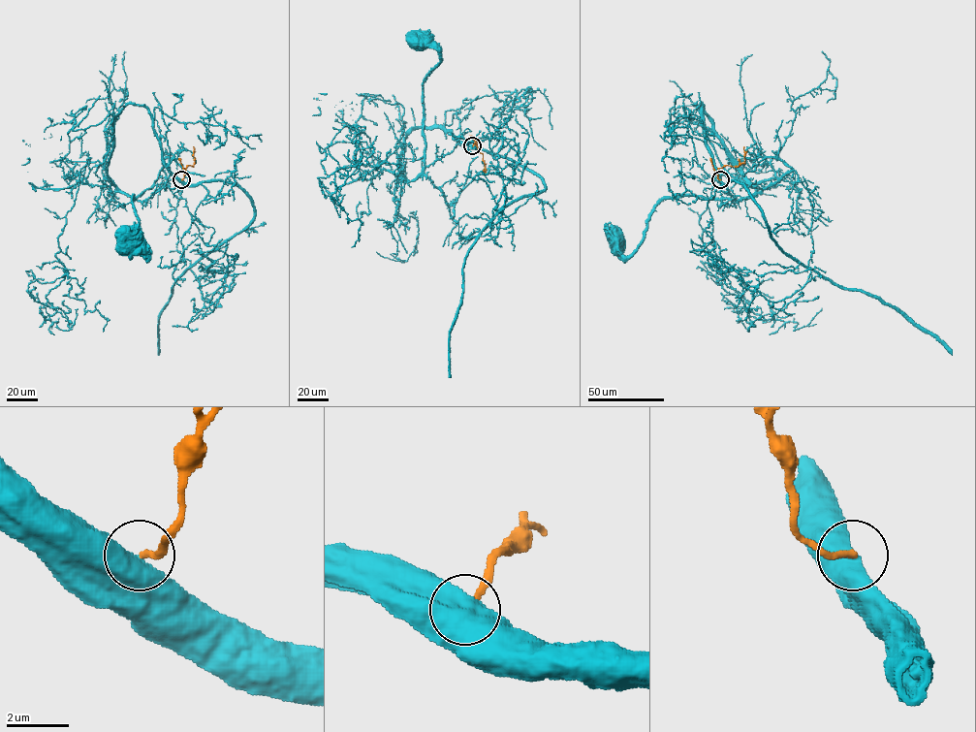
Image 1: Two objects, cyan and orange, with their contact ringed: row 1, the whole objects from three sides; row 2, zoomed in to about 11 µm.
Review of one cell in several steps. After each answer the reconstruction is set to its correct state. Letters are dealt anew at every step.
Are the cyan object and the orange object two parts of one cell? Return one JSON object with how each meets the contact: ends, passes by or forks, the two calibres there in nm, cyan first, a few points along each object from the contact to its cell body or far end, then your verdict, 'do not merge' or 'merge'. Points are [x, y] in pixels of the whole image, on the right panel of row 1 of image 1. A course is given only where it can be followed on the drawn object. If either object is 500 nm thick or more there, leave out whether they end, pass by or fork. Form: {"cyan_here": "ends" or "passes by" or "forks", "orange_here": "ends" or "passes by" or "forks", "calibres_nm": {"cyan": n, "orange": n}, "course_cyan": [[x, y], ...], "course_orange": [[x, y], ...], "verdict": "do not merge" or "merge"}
{"calibres_nm": {"cyan": 700, "orange": 200}, "course_cyan": [[720, 179], [703, 104], [755, 192], [741, 200], [664, 199], [643, 242], [626, 259], [618, 250]], "course_orange": [[720, 179], [716, 174], [719, 168], [726, 165], [738, 167], [743, 162], [743, 146]], "verdict": "merge"}

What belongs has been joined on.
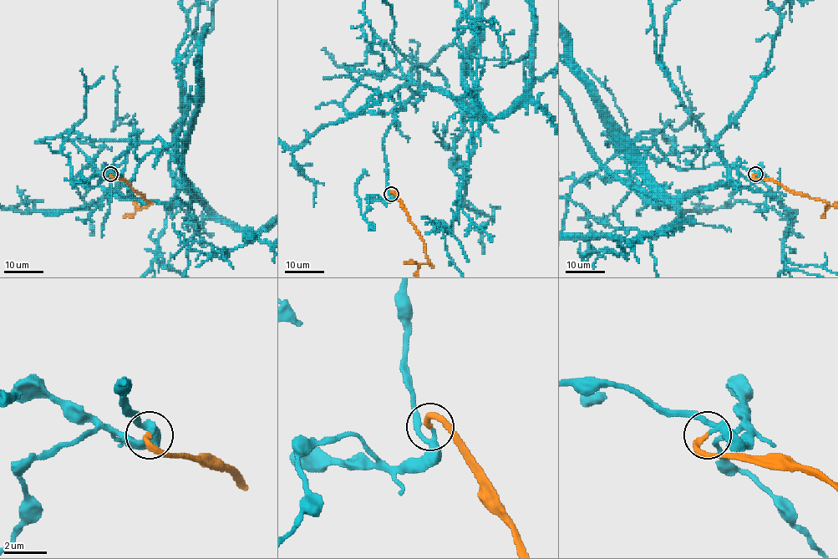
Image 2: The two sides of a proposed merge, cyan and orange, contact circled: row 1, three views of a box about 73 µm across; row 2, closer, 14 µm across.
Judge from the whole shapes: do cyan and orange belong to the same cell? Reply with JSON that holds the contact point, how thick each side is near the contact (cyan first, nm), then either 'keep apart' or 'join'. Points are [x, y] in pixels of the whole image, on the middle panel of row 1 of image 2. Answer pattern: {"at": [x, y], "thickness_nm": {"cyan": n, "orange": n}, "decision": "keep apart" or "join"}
{"at": [391, 194], "thickness_nm": {"cyan": 240, "orange": 280}, "decision": "join"}

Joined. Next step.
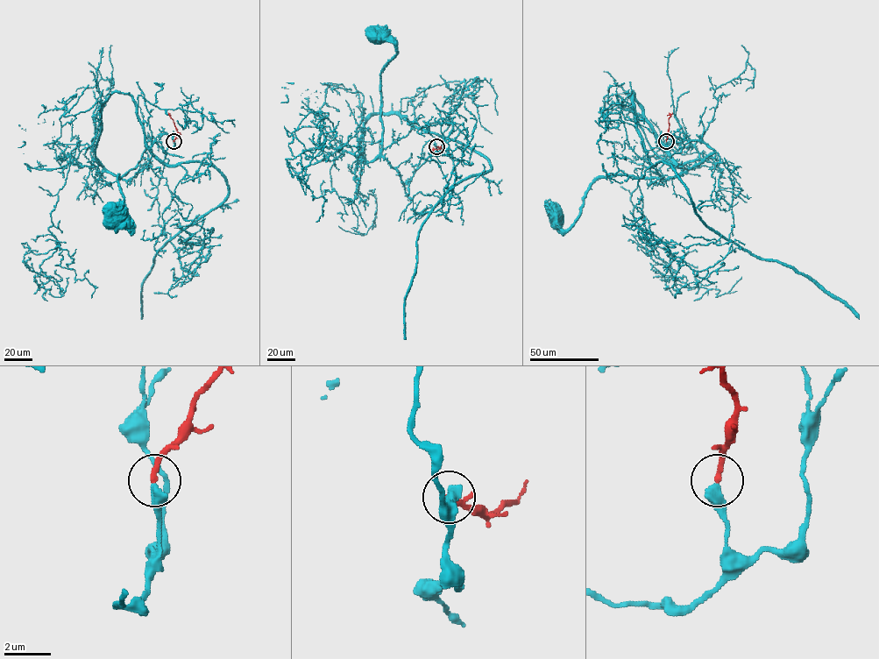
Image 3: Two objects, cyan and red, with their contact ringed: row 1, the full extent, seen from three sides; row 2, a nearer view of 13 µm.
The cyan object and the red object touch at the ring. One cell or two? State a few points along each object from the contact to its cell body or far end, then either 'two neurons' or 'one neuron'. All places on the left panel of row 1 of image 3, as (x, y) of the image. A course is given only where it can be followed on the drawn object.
cyan via (173, 141), (160, 160), (132, 97), (114, 92), (103, 105), (95, 156), (119, 178), (133, 230), (115, 224) | red via (173, 141), (178, 132), (170, 116) | two neurons

